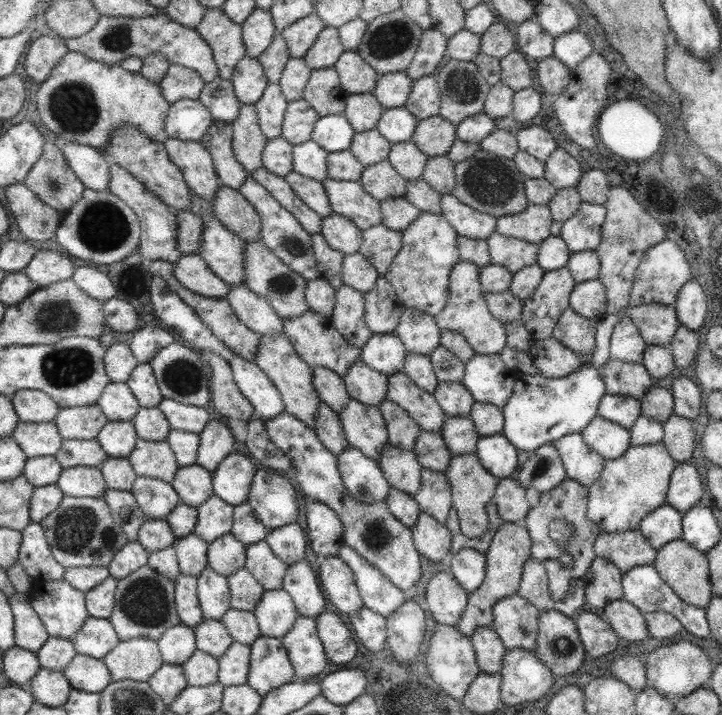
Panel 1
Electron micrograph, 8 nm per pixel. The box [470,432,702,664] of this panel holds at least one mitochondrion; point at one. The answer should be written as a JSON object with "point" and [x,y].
{"point":[562,647]}

